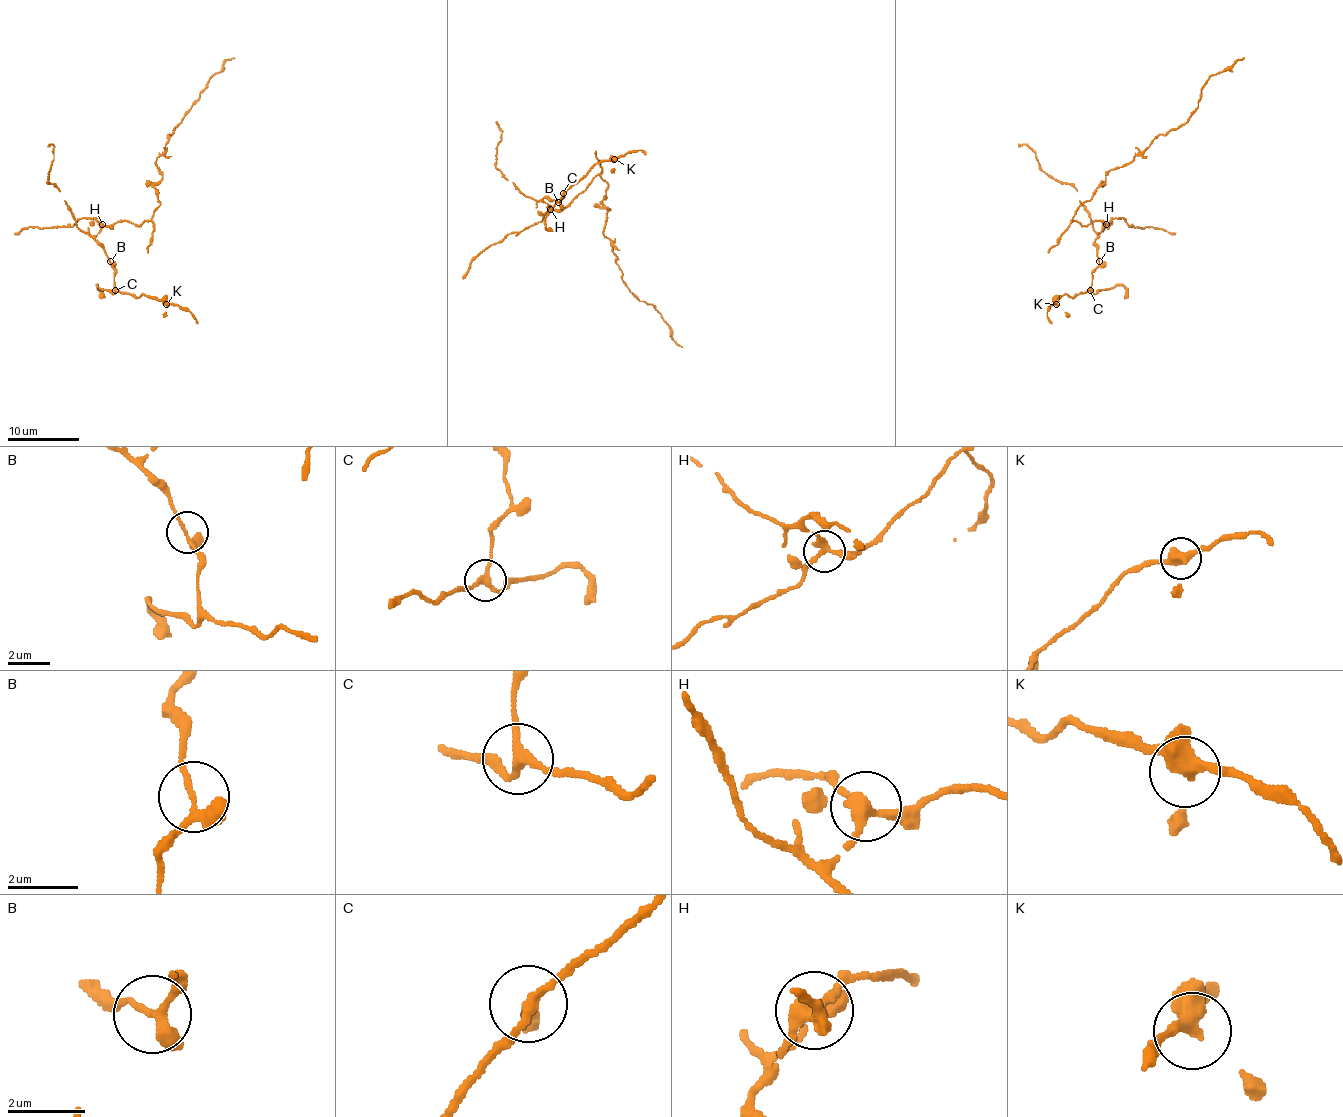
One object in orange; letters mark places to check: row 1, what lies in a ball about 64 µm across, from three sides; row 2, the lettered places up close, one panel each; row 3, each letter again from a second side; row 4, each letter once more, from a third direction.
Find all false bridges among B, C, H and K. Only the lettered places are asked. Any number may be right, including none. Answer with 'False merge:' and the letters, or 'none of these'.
False merge: H

